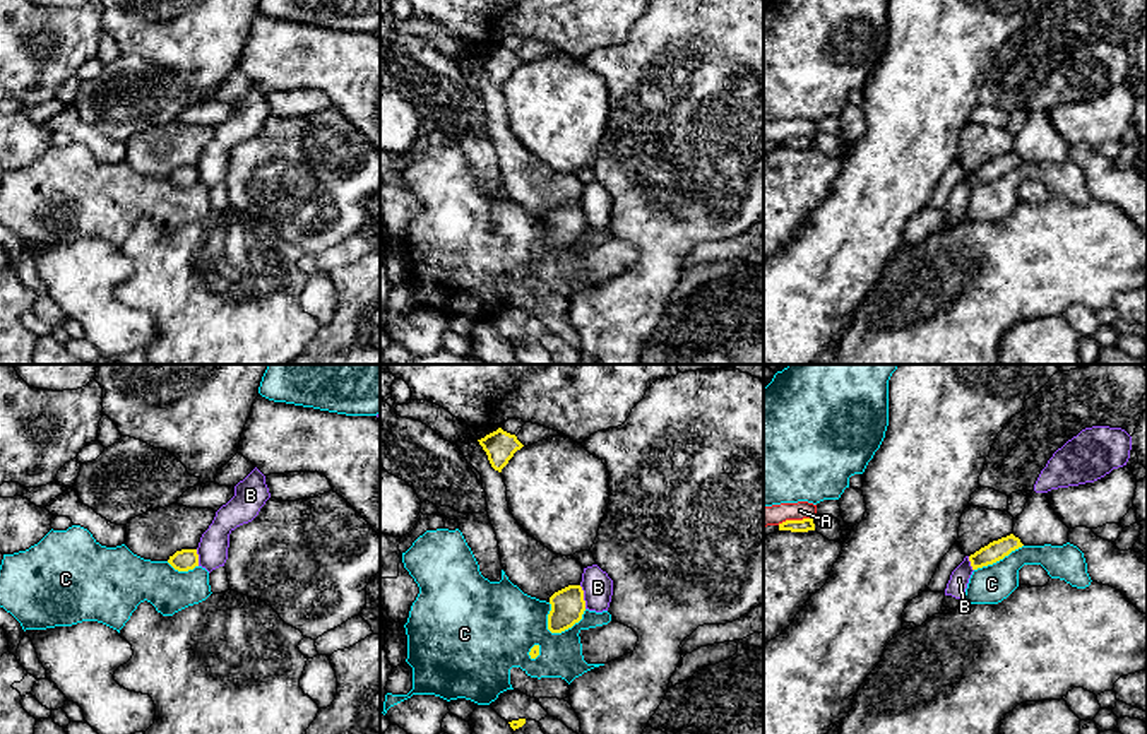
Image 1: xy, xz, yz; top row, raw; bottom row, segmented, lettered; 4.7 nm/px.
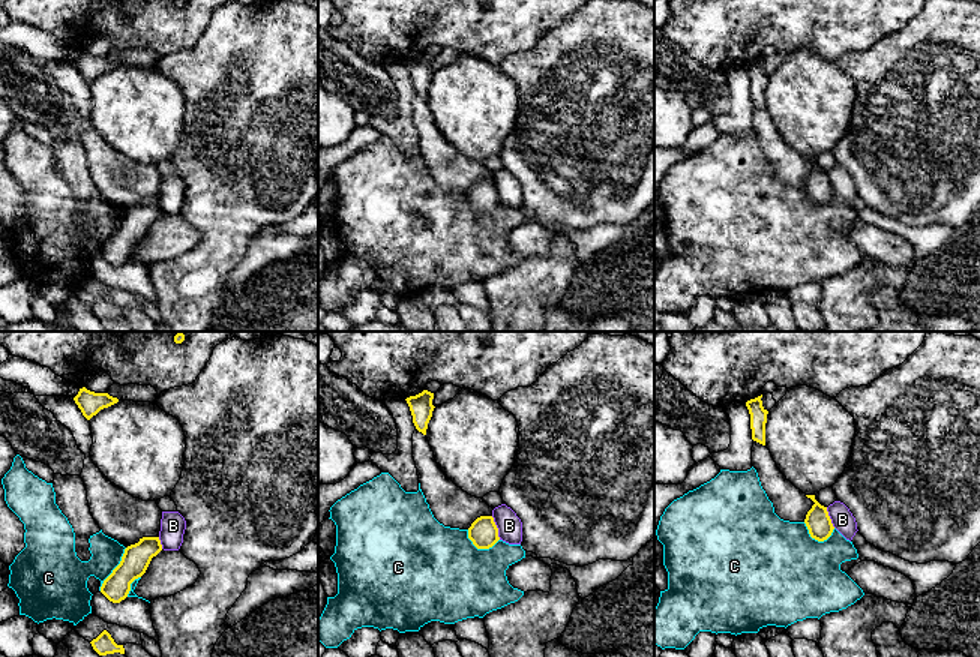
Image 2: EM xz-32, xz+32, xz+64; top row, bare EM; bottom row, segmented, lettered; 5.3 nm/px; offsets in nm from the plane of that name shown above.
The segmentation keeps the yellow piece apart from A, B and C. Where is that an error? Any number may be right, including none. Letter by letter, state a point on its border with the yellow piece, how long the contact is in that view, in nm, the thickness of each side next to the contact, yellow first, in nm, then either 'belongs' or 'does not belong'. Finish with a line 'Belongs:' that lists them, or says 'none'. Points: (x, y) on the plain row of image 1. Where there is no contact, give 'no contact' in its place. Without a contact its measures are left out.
A: contact yz (795, 137); length 170 nm; calibres 60 and 100 nm; does not belong
B: contact xz (582, 214); length 120 nm; calibres 160 and 140 nm; does not belong
C: contact xz (567, 245); length 220 nm; calibres 160 and 280 nm; does not belong
Belongs: none

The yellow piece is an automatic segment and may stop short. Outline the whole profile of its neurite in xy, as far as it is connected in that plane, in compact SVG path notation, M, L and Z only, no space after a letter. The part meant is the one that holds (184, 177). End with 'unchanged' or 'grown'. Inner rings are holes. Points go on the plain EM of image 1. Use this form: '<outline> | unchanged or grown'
M181 166L169 173L168 180L178 188L188 188L199 183L197 166Z | unchanged

